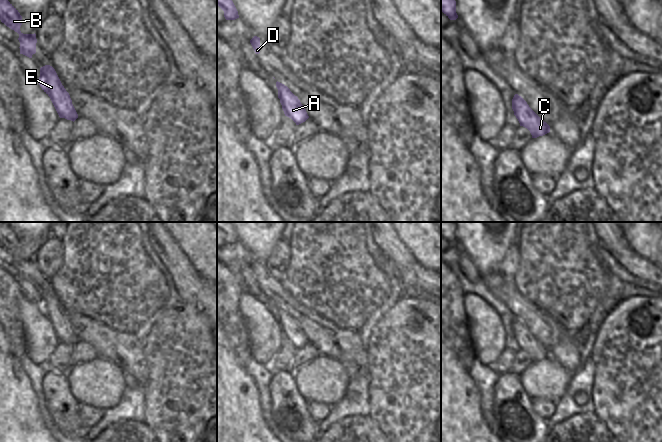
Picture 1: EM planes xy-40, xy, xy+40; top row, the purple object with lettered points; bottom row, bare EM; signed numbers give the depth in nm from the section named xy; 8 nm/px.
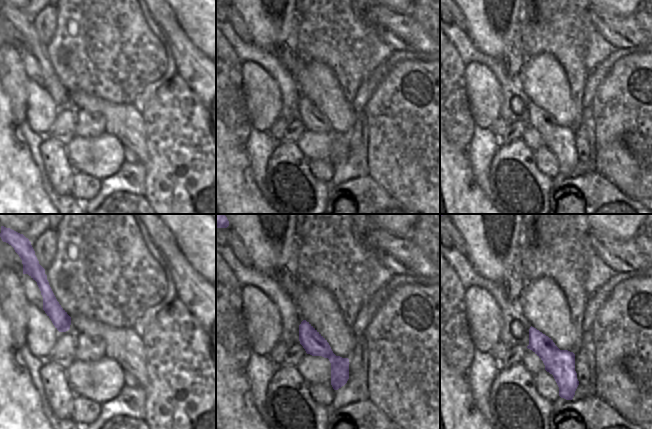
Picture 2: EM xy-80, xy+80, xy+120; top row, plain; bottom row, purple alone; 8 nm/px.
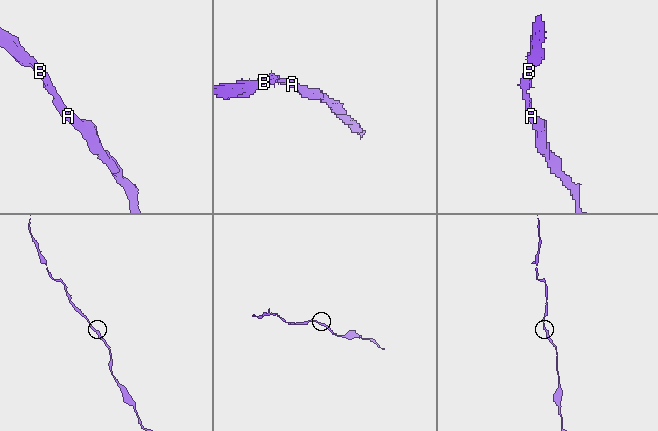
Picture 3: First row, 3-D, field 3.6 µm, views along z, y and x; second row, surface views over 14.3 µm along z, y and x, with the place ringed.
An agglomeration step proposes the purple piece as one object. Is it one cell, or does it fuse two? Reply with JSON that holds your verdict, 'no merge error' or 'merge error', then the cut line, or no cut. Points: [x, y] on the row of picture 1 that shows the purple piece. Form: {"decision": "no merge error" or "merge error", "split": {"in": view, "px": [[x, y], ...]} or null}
{"decision": "no merge error", "split": null}

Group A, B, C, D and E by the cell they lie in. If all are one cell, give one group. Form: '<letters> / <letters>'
A B C D E

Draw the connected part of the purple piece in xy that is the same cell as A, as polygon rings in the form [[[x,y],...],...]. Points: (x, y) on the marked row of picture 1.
[[[278,81],[276,82],[276,87],[285,116],[291,118],[296,125],[305,122],[309,116],[298,97],[287,86]]]

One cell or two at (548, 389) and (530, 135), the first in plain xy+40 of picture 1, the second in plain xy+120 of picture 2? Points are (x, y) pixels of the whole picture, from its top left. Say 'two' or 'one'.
one

